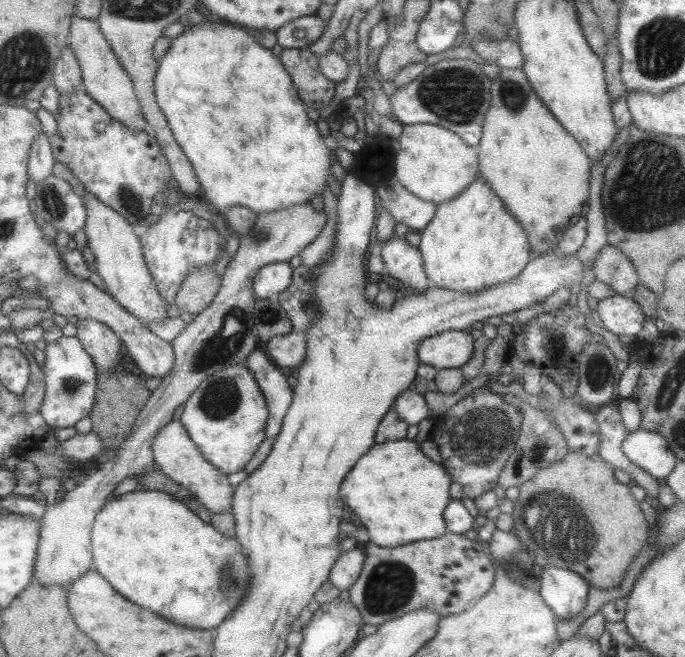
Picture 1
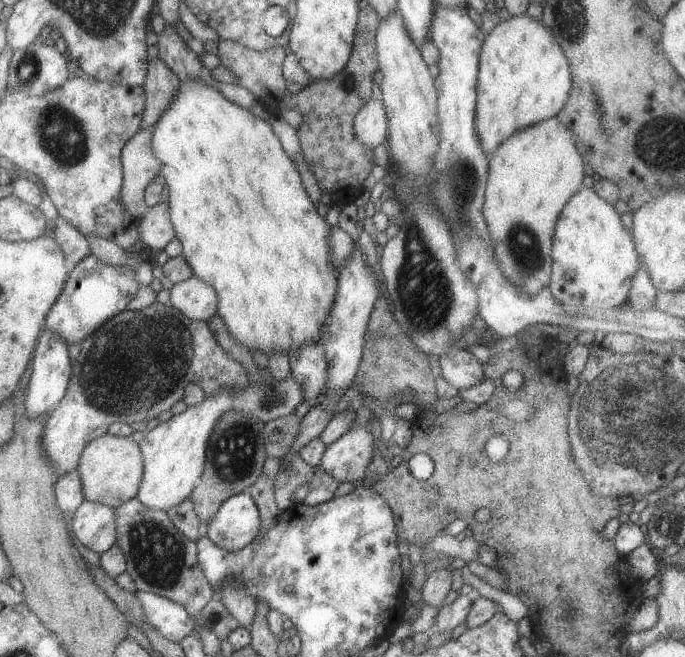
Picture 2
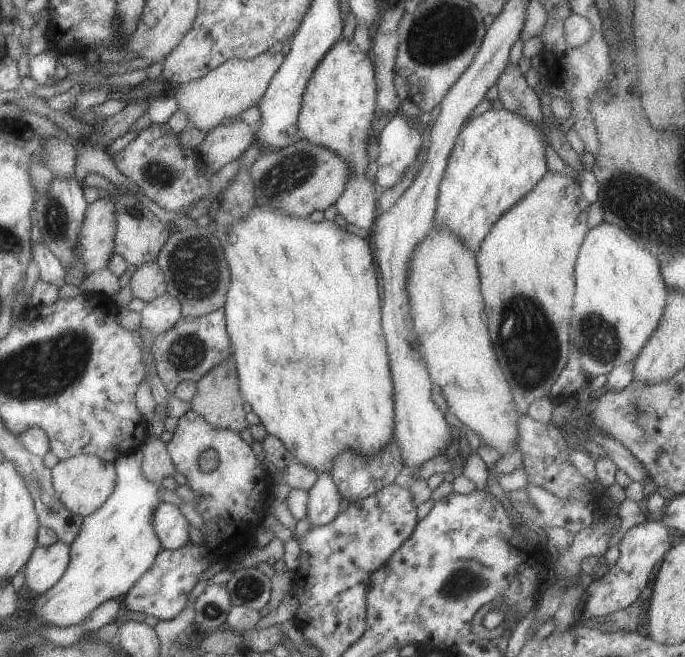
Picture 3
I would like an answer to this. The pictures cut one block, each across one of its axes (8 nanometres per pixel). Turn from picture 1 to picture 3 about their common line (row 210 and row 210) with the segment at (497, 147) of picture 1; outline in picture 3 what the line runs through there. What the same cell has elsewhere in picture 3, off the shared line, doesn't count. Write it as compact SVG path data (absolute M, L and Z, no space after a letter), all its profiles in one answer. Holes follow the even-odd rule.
M547 171L521 200L508 208L487 232L474 252L480 293L487 314L489 338L497 362L510 386L516 409L525 415L528 404L545 397L570 353L567 336L575 290L574 266L586 235L588 202L579 191L579 182L569 175Z

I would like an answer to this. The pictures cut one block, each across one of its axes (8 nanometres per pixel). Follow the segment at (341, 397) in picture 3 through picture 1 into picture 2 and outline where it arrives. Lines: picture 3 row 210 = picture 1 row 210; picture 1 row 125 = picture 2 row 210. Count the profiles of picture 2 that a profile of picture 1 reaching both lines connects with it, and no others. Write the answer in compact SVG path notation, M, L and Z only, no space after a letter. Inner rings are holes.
M189 80L189 82L179 84L179 90L175 92L169 108L159 116L159 120L153 125L151 152L161 164L159 176L167 184L169 196L167 196L166 202L169 208L169 218L175 237L182 246L181 255L189 265L192 276L203 280L205 284L215 290L217 295L216 314L223 319L223 324L225 324L227 332L233 336L233 340L237 344L243 344L250 353L259 350L265 356L269 356L271 352L289 354L291 350L295 350L299 346L305 346L305 344L311 344L311 342L319 343L321 326L323 326L323 322L325 322L325 318L331 310L331 304L335 300L335 294L337 294L337 277L339 274L335 270L335 266L331 264L331 258L329 258L329 242L327 242L329 226L325 222L325 218L322 219L317 213L315 204L309 200L295 164L285 154L269 123L253 116L250 111L237 106L237 104L231 104L211 86L201 84L197 80Z

